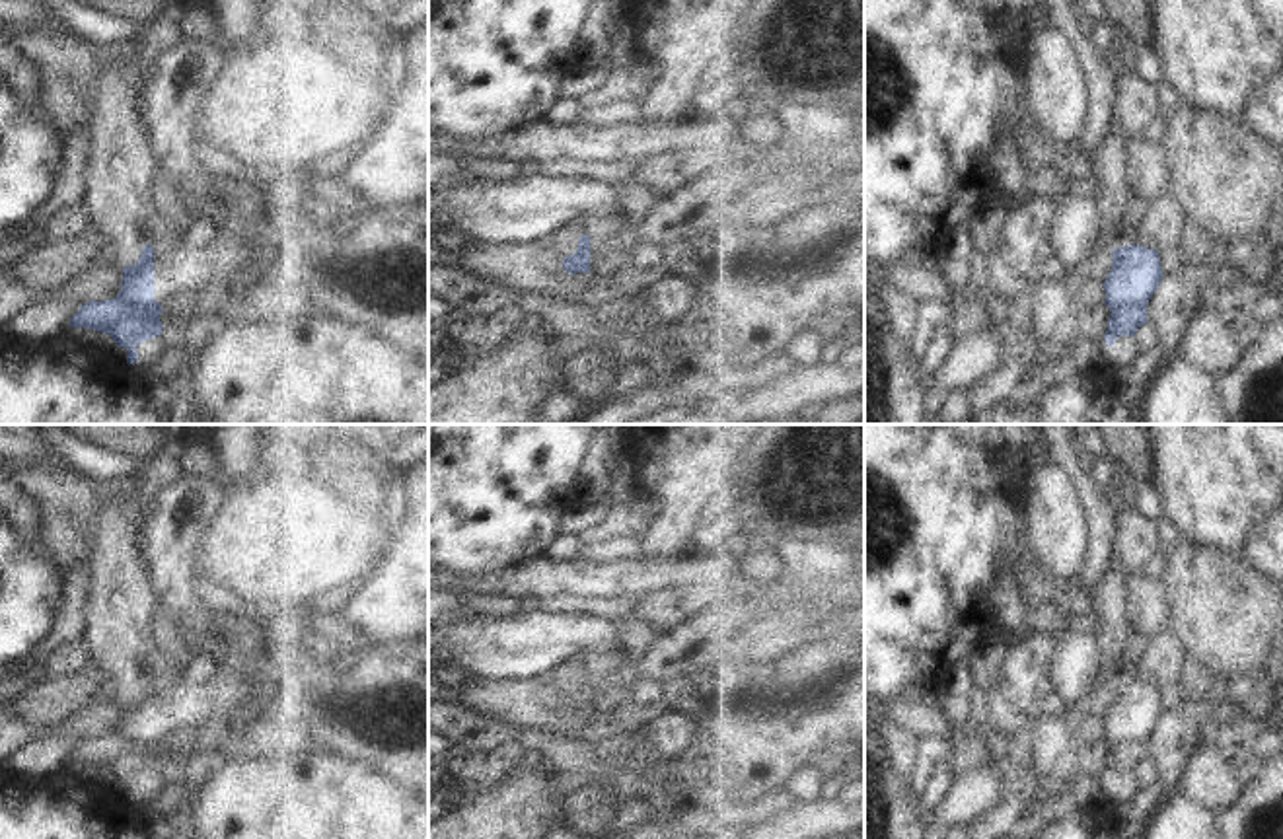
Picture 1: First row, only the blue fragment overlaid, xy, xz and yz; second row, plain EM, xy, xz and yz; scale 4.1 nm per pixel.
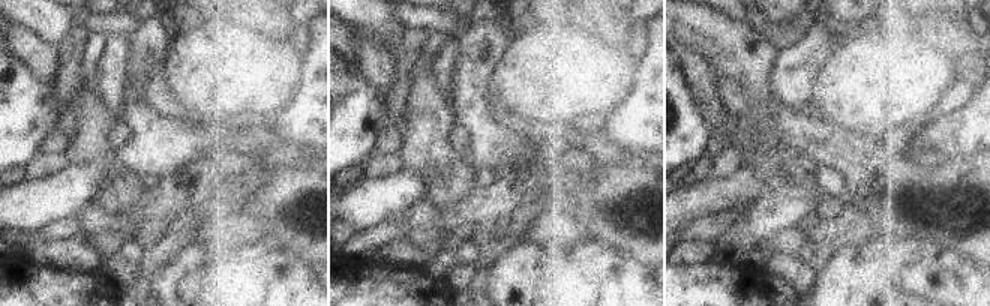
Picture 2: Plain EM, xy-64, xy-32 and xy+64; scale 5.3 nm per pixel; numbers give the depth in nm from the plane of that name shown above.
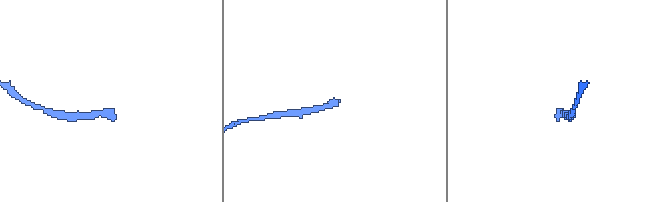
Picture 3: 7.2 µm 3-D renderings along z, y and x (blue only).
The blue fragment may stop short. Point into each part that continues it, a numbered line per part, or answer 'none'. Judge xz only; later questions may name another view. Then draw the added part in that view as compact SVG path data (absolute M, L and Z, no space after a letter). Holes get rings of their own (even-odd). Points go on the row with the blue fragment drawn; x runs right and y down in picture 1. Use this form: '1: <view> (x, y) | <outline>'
none

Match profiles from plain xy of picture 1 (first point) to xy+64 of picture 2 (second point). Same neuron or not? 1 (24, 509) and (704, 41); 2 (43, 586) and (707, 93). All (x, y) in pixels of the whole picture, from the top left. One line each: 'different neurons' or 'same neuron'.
1: different neurons
2: different neurons

